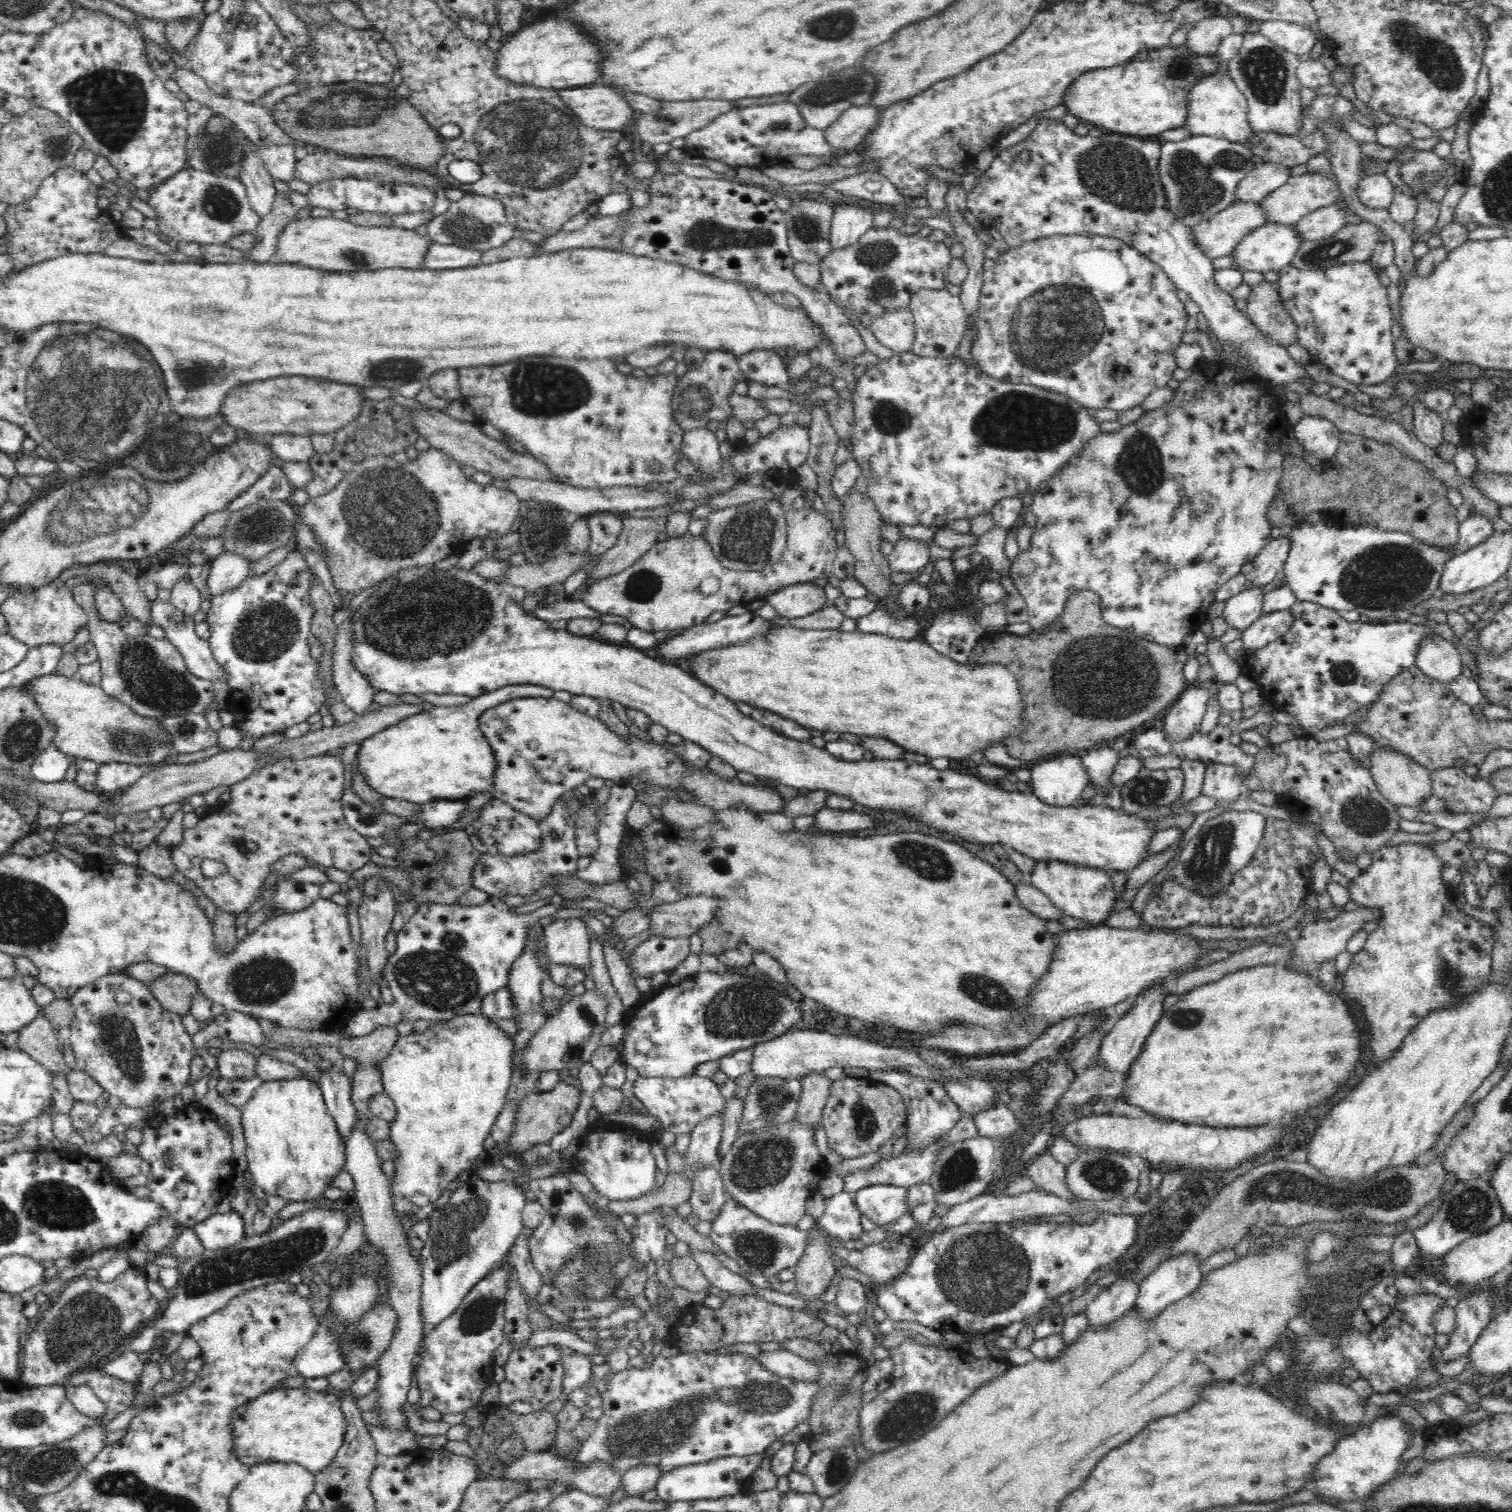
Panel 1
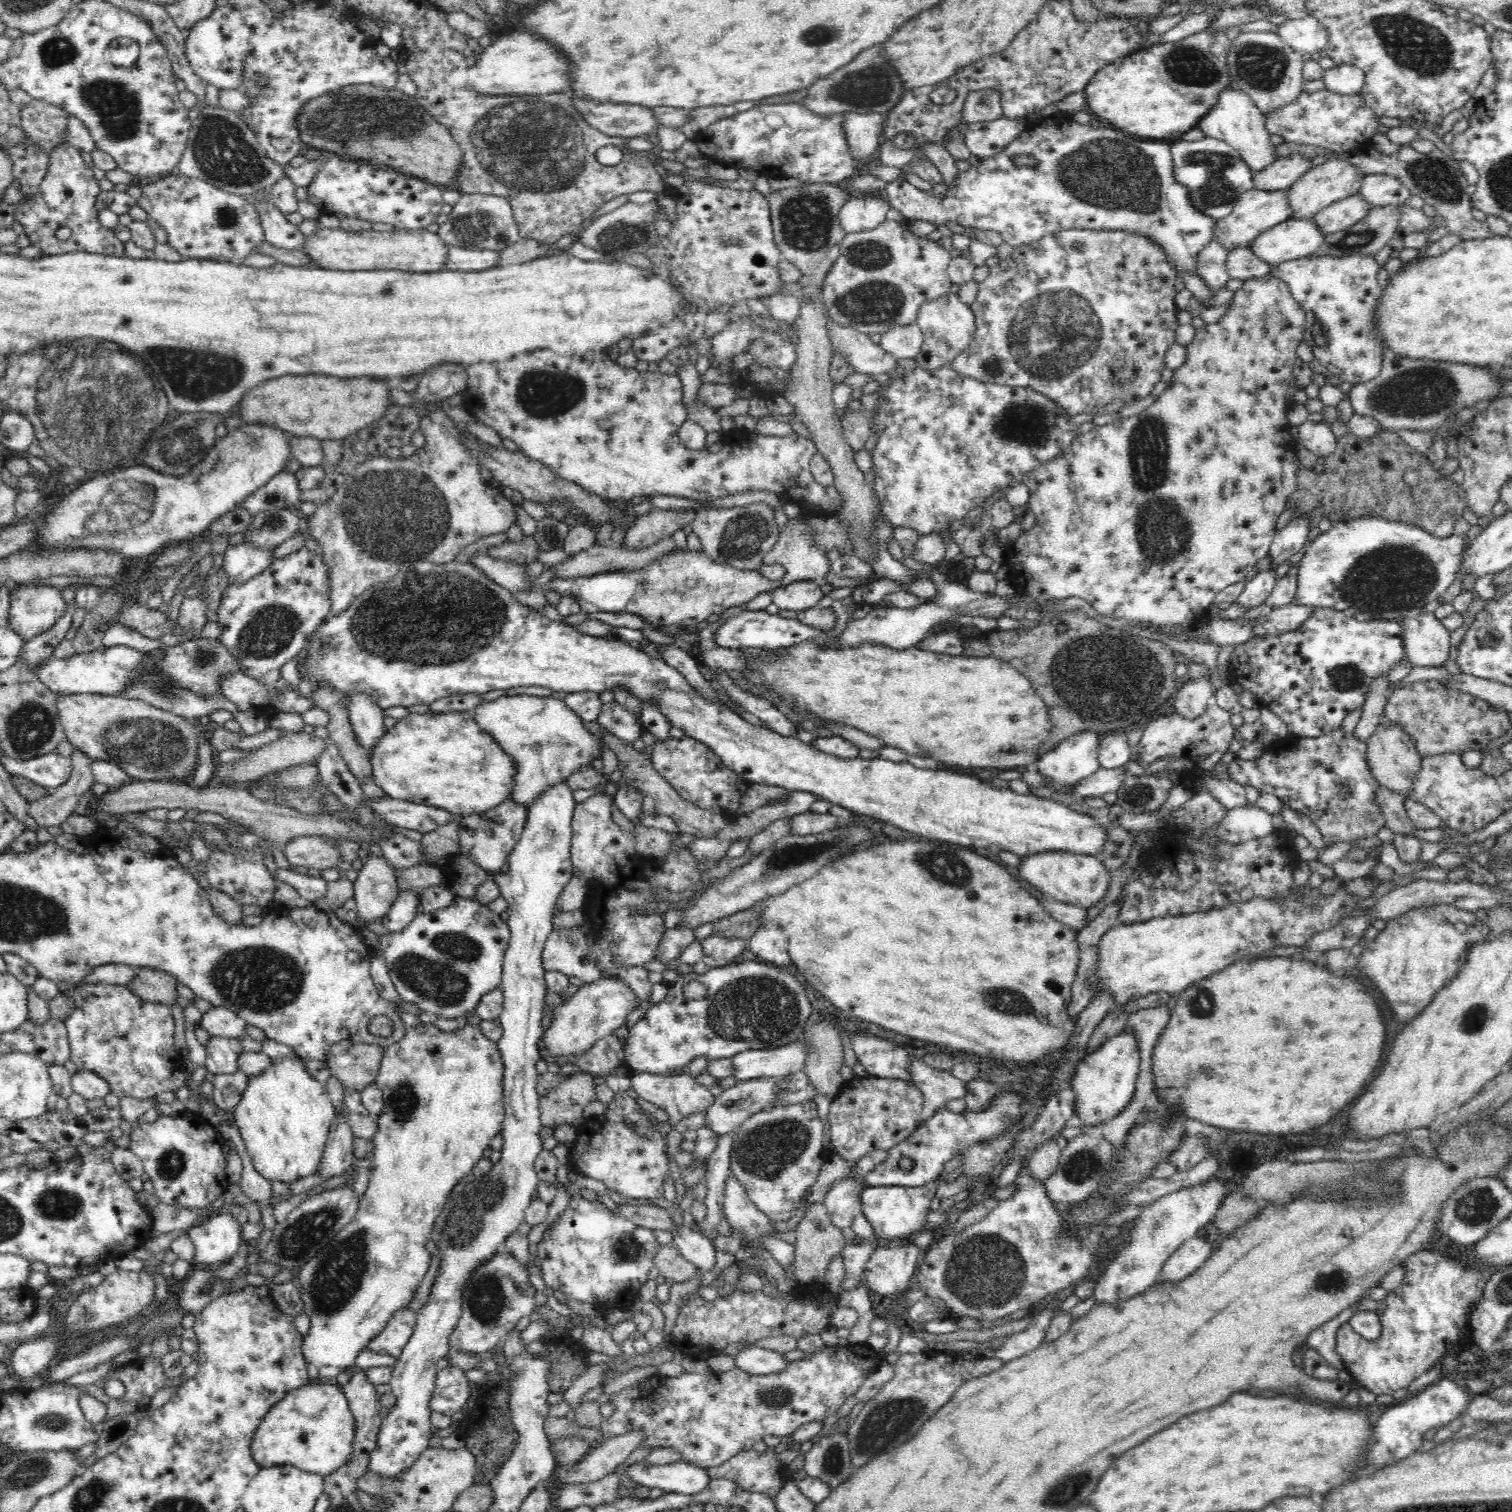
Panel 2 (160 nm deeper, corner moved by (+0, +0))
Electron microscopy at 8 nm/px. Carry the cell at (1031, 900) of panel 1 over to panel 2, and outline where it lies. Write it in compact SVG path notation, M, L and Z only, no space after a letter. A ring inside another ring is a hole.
M1050 895L1043 896L1039 901L1042 903L1044 910L1052 915L1052 918L1070 926L1078 933L1090 924L1087 920L1089 911L1087 906L1056 900Z

